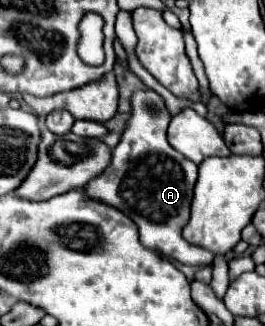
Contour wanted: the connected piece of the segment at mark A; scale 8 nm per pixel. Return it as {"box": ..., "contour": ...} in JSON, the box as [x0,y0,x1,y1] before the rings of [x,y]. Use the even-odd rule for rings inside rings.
{"box":[85,89,213,267],"contour":[[[151,89],[135,91],[131,95],[131,117],[125,123],[119,145],[111,151],[111,163],[103,175],[97,175],[87,183],[85,193],[91,195],[91,199],[109,203],[129,215],[137,223],[141,243],[145,247],[157,249],[183,265],[205,267],[213,263],[213,255],[197,245],[187,243],[181,237],[183,223],[189,221],[193,187],[197,181],[197,165],[179,155],[167,143],[169,121],[171,115],[161,95]],[[149,105],[155,105],[157,113],[151,113]]]}

